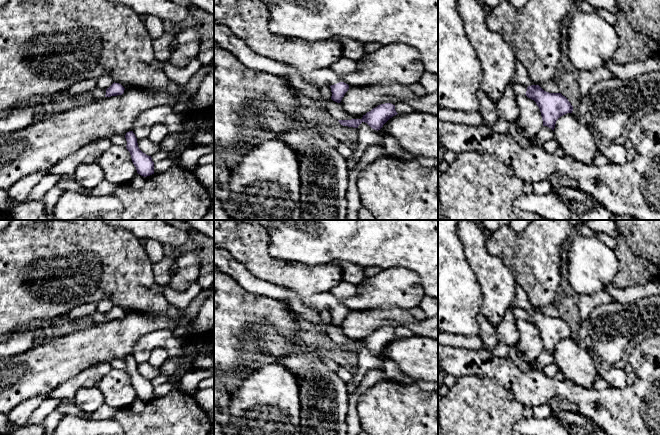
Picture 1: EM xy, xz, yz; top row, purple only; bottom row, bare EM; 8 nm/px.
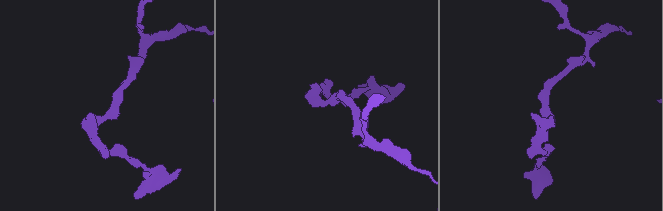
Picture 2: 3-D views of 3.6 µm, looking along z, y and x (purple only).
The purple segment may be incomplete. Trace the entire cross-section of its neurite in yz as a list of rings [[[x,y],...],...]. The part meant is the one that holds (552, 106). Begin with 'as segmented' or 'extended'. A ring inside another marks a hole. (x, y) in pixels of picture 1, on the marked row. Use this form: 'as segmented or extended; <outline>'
extended; [[[515,84],[514,92],[516,96],[526,95],[534,100],[540,109],[543,126],[547,126],[554,131],[556,121],[567,113],[572,113],[573,106],[561,93],[549,93],[544,91],[539,85],[525,87]]]

